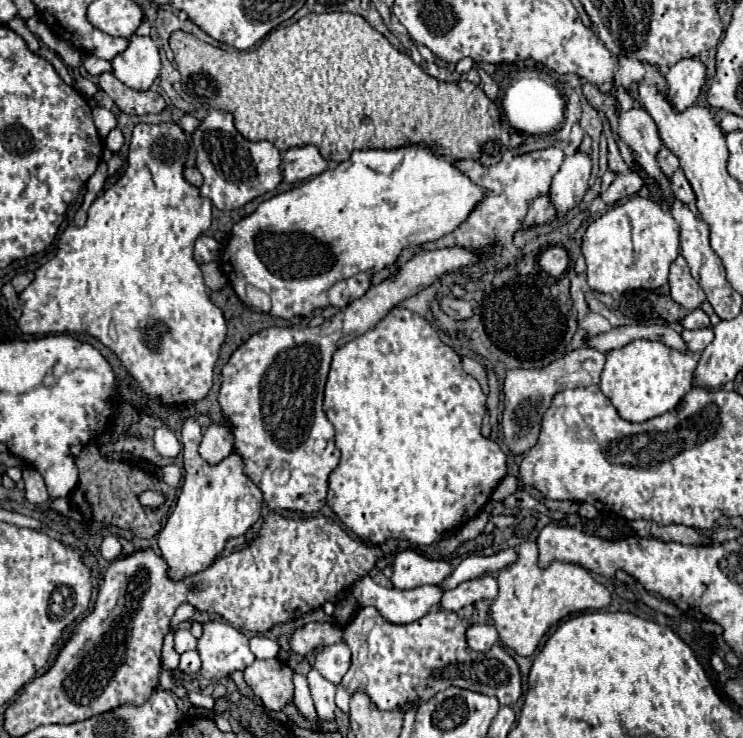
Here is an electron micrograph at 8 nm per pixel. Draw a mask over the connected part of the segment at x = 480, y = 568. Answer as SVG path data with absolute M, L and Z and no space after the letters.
M506 548L506 550L500 550L492 556L468 556L458 564L458 568L440 586L444 590L450 590L466 580L480 578L480 576L492 574L492 572L500 572L502 568L514 564L516 558L518 558L516 548Z

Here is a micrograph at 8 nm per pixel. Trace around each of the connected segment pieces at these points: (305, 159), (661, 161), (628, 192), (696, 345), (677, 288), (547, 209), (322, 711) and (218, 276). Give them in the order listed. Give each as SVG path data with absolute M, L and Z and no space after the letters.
M316 146L292 148L284 154L284 160L282 160L284 182L290 182L290 184L308 180L310 176L318 176L326 168L328 168L328 160L320 156Z
M660 148L656 154L656 162L660 166L660 170L670 178L672 172L678 168L678 158L668 150L668 148Z
M622 172L616 176L616 180L600 194L600 198L606 202L606 204L614 204L622 198L628 198L628 196L634 196L640 188L644 186L642 178L636 174L636 172Z
M700 328L700 330L684 330L682 338L684 338L686 346L688 346L688 352L698 356L712 342L714 334L712 334L710 328Z
M678 256L676 262L672 262L670 266L670 296L674 302L688 310L696 310L706 300L704 290L692 278L688 264L684 262L682 256Z
M540 196L530 204L528 216L524 220L524 230L528 230L530 226L538 226L538 224L550 224L552 222L552 214L556 214L554 206L550 204L548 196Z
M316 670L310 672L308 684L310 684L310 692L312 692L312 700L316 704L318 716L324 718L324 720L334 718L334 712L336 712L336 704L334 704L336 684L328 682L326 678L322 678Z
M210 262L210 264L204 264L202 266L202 274L204 274L204 284L210 288L210 290L222 290L226 286L226 276L224 272L220 272L218 264L216 262Z

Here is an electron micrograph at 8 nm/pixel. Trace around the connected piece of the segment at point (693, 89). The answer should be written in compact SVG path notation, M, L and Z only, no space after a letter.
M682 58L676 62L668 74L668 100L676 110L684 110L694 104L700 94L702 84L706 82L706 64L700 58Z

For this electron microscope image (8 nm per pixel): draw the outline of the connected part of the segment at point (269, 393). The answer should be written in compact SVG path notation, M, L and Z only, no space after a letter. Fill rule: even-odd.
M442 248L414 254L392 278L372 286L362 298L348 304L322 326L302 330L266 328L246 340L230 356L222 370L218 402L232 422L236 450L244 458L244 472L262 490L264 504L268 504L272 512L296 510L302 514L316 514L326 504L328 474L340 460L340 450L334 446L334 426L322 410L332 354L352 338L376 326L400 300L476 260L478 254L466 248ZM274 470L290 470L290 478L280 482L274 478Z

